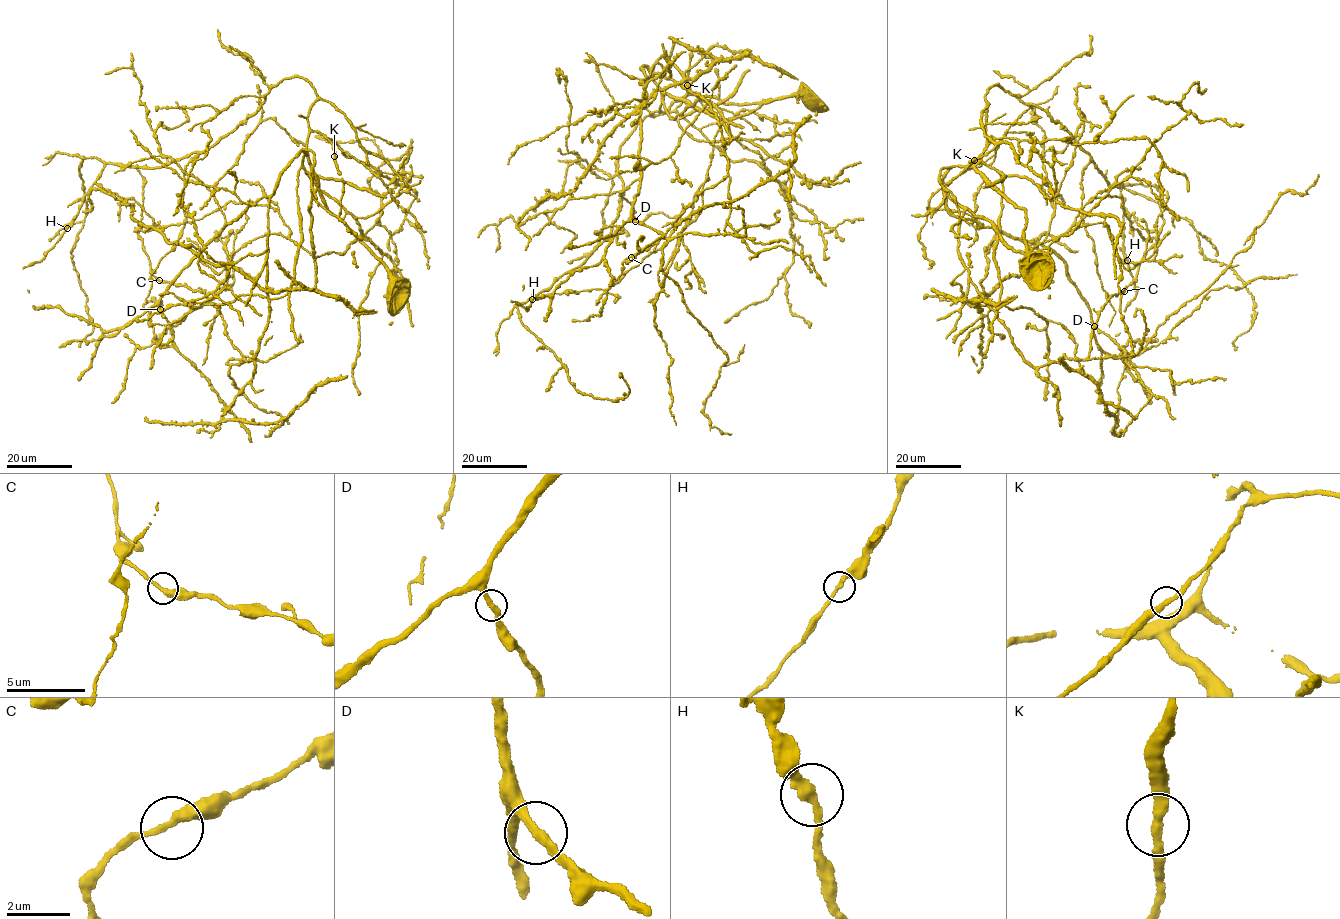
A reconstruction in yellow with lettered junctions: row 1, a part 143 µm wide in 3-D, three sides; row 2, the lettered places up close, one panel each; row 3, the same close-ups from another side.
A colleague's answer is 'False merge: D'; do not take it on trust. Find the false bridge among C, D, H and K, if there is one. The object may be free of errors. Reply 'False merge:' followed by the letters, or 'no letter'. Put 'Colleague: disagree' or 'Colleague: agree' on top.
Colleague: disagree
False merge: no letter

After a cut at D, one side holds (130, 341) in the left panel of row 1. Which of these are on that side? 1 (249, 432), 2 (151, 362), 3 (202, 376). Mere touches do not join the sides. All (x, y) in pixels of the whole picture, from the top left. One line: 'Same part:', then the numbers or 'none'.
Same part: 1, 3

